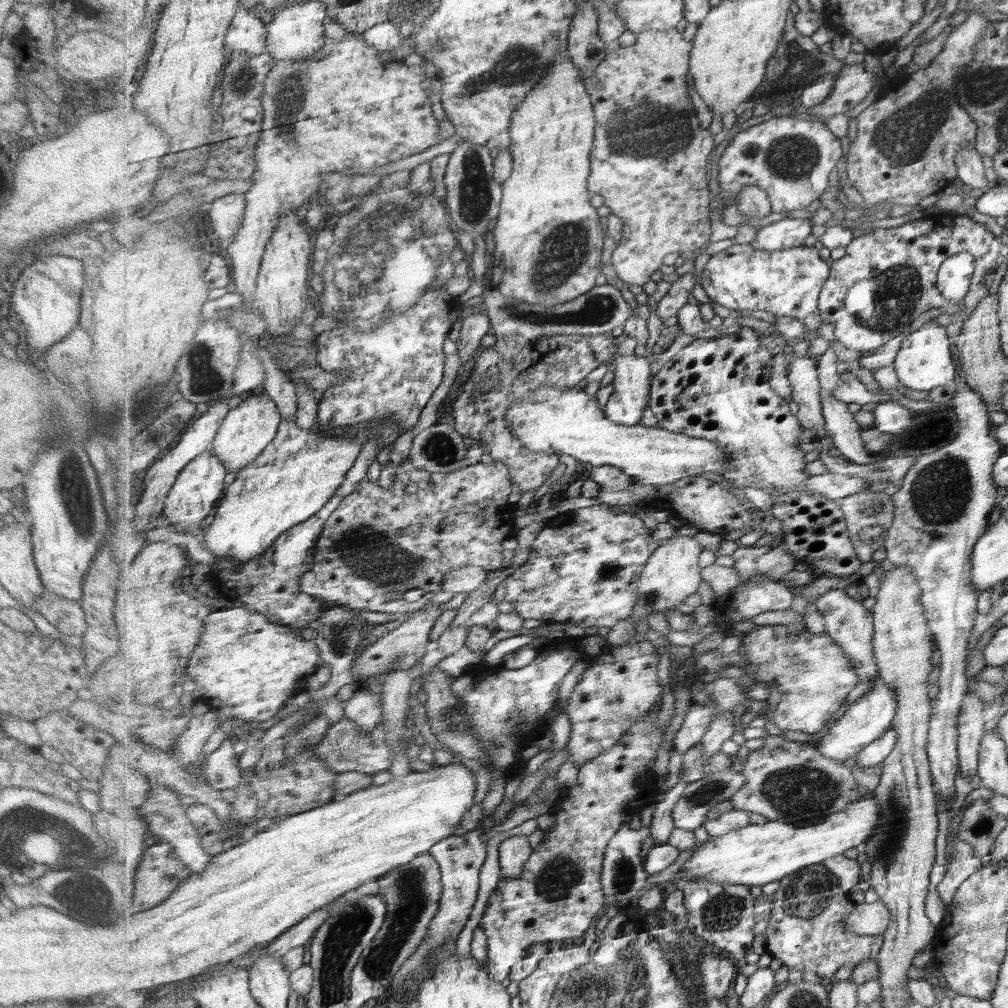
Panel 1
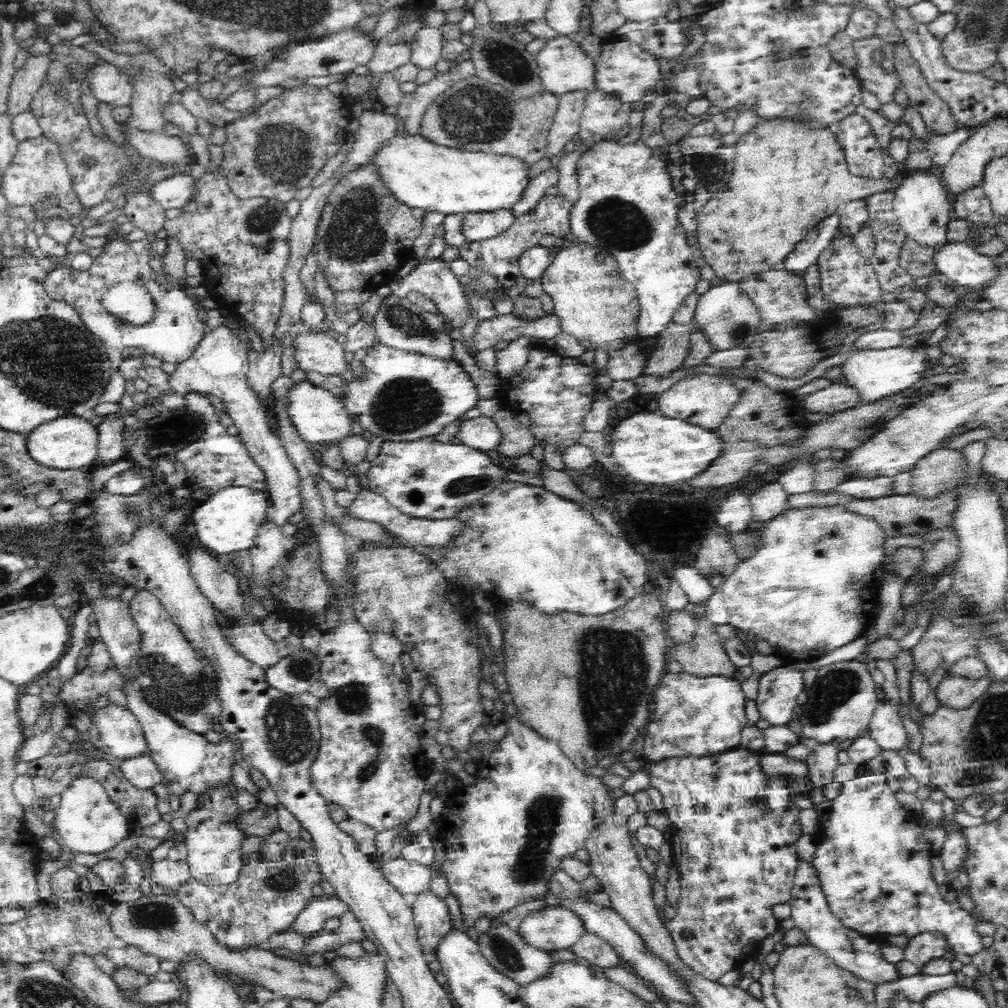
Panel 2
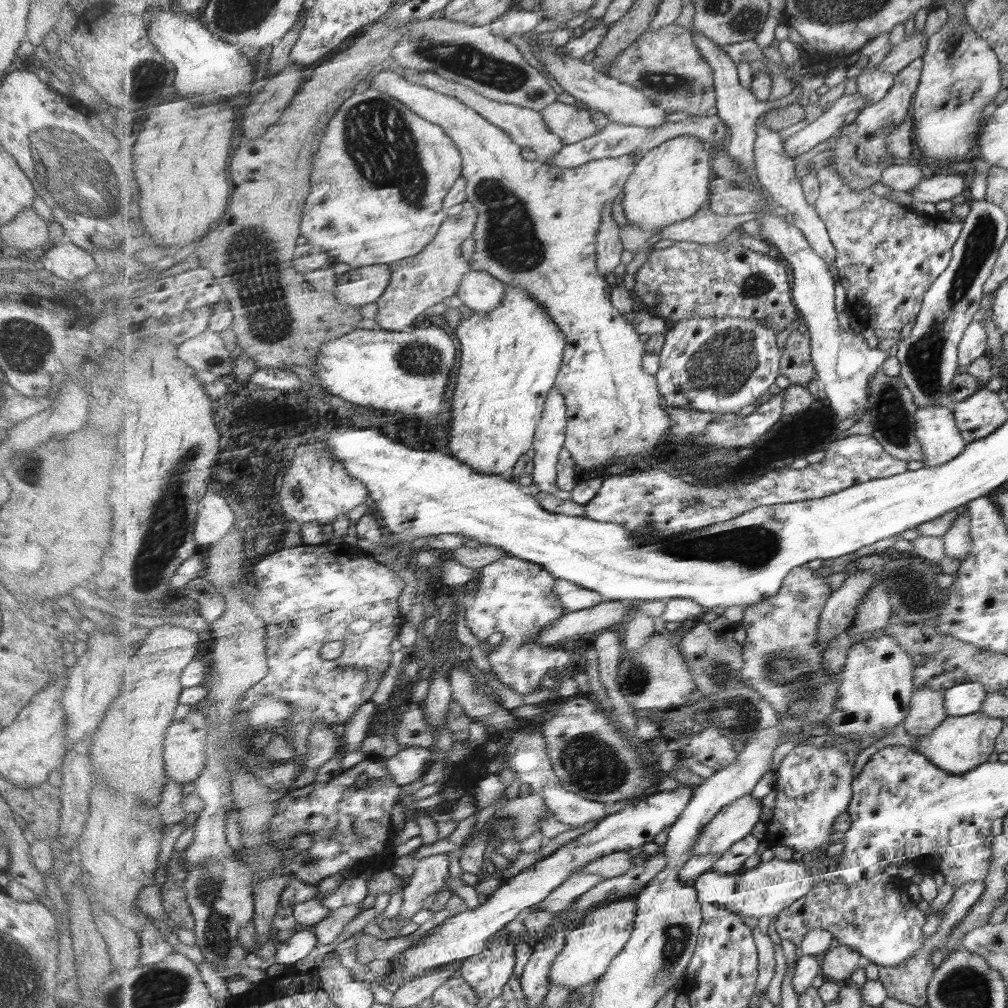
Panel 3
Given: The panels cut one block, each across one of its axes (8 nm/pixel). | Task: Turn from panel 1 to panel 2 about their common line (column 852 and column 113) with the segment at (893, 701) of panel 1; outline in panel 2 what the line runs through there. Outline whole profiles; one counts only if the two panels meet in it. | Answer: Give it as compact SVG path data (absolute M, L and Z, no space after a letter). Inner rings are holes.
M118 704L96 709L86 735L93 749L120 761L150 754L141 724L128 707Z

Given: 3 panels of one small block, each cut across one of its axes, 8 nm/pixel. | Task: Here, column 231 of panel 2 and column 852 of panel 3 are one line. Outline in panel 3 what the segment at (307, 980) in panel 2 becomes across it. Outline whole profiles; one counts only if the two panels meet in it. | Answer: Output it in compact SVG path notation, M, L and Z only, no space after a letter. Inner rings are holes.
M836 943L821 956L822 975L825 979L842 982L851 978L851 974L859 968L863 955L853 947Z

